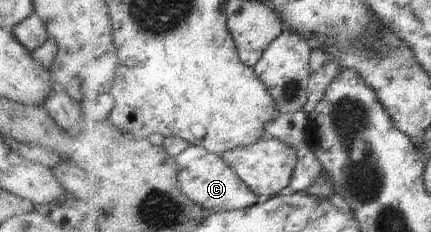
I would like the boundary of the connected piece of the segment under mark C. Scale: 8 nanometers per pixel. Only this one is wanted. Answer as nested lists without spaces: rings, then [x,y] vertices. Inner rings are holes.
[[[190,145],[182,153],[176,156],[179,167],[178,184],[179,188],[198,205],[204,209],[214,212],[227,212],[230,210],[241,210],[262,204],[268,201],[261,197],[251,186],[247,184],[236,173],[236,170],[228,165],[227,161],[220,154],[209,152],[200,146]]]

